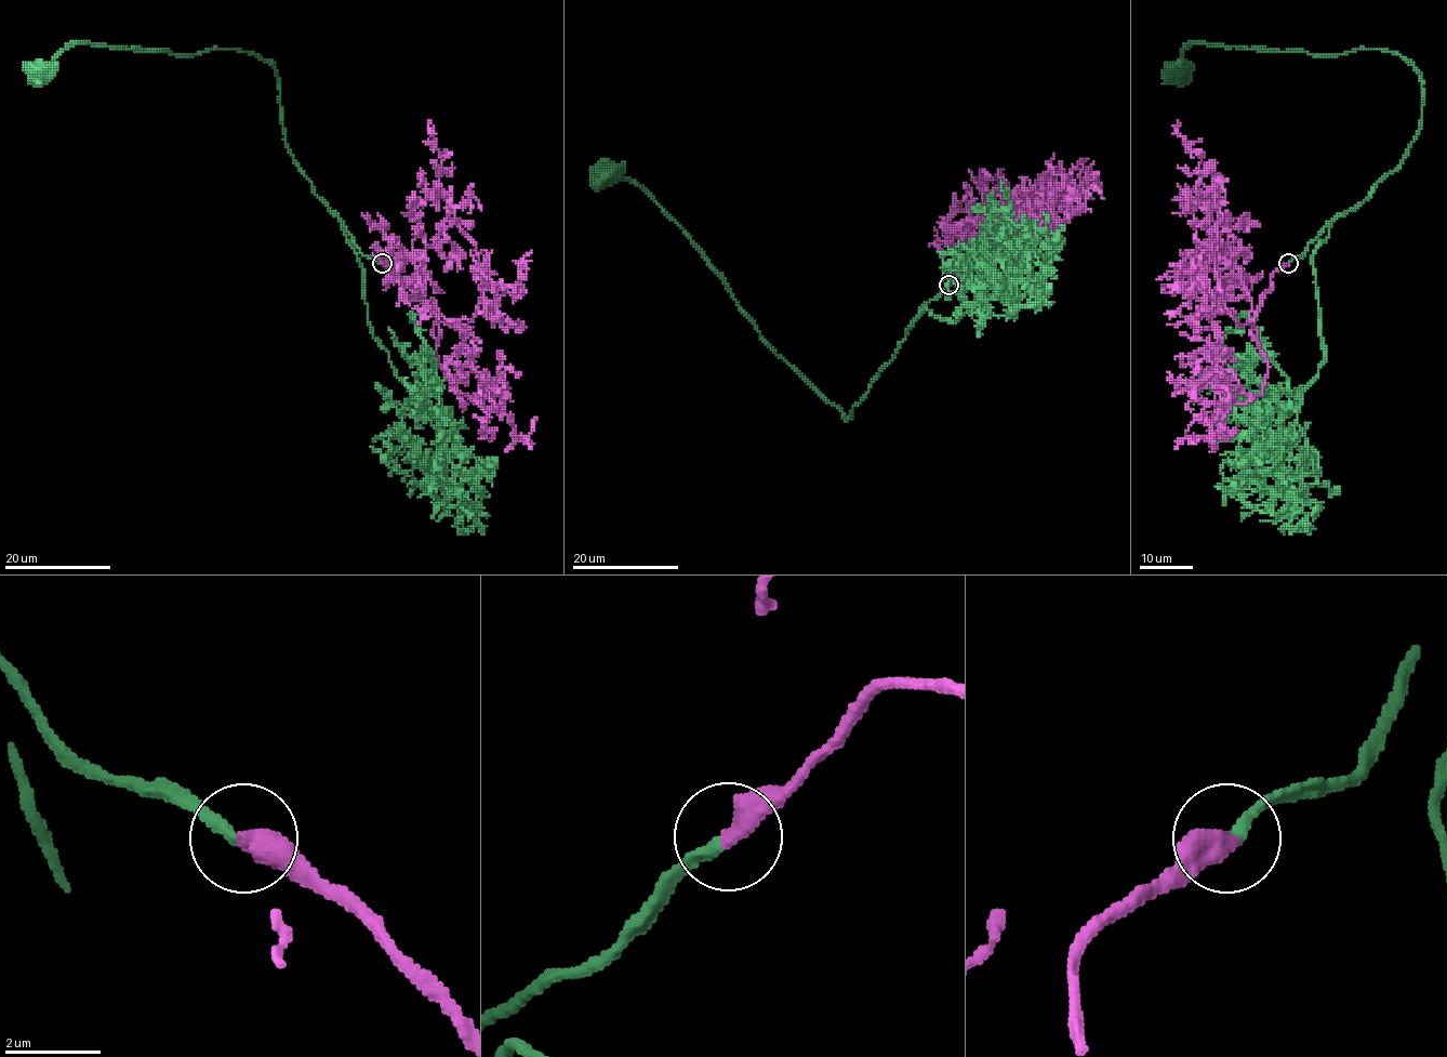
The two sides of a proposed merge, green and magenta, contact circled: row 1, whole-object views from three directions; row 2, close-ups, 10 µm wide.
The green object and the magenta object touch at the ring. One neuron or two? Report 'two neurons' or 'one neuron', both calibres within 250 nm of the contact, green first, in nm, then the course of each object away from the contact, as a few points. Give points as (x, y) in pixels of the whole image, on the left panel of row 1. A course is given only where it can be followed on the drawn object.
one neuron; calibres 240 and 500 nm; course green (381, 263), (295, 163), (267, 62), (222, 48), (176, 56), (75, 42), (36, 74); course magenta (381, 263), (450, 327), (475, 315), (475, 245), (446, 199), (426, 189), (443, 154), (432, 120)

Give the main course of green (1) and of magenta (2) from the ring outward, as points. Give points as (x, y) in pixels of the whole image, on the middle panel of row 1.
1: (948, 286), (920, 307), (895, 356), (847, 419), (778, 354), (725, 279), (655, 200), (629, 181), (602, 174)
2: (948, 286), (1048, 221), (1043, 210), (1020, 219), (1013, 211), (996, 223), (995, 212), (1010, 198), (998, 174)

